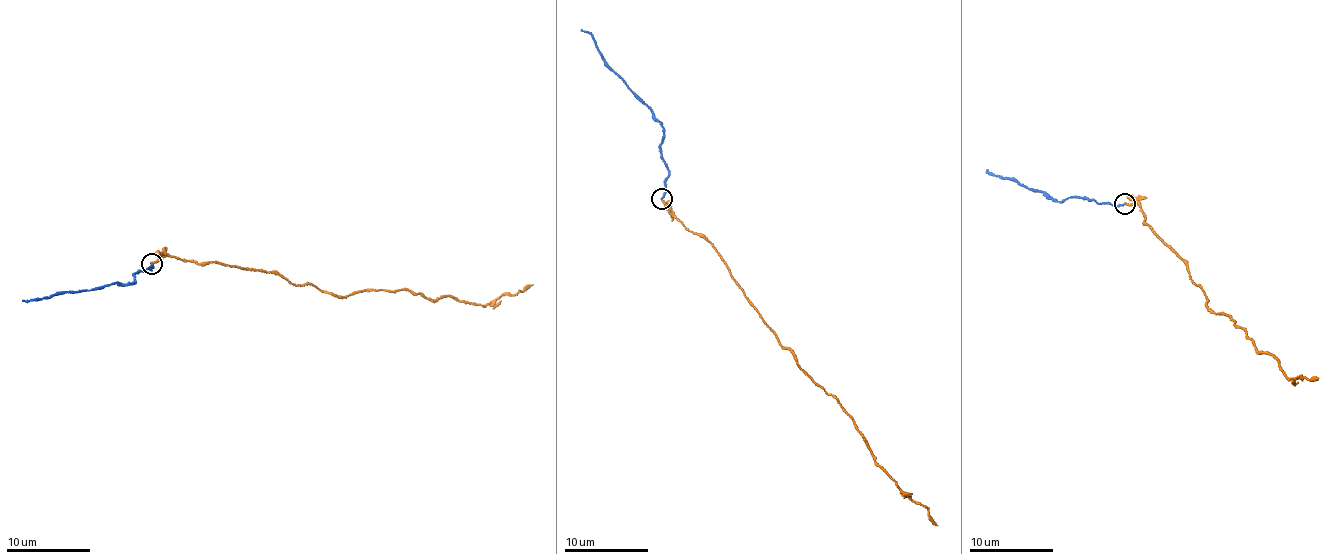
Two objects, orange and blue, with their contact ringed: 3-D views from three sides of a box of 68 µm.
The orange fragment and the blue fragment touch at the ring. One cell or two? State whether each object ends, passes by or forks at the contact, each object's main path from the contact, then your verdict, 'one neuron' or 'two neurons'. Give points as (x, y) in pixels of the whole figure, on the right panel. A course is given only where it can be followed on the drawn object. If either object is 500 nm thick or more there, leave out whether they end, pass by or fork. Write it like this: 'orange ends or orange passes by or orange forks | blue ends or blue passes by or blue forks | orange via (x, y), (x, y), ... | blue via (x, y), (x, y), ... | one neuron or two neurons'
orange ends | blue ends | orange via (1125, 204), (1138, 204), (1142, 222), (1182, 258), (1212, 311), (1274, 355), (1288, 378), (1319, 377) | blue via (1125, 204), (1071, 195), (1052, 201), (1041, 193), (993, 175), (987, 170) | two neurons

